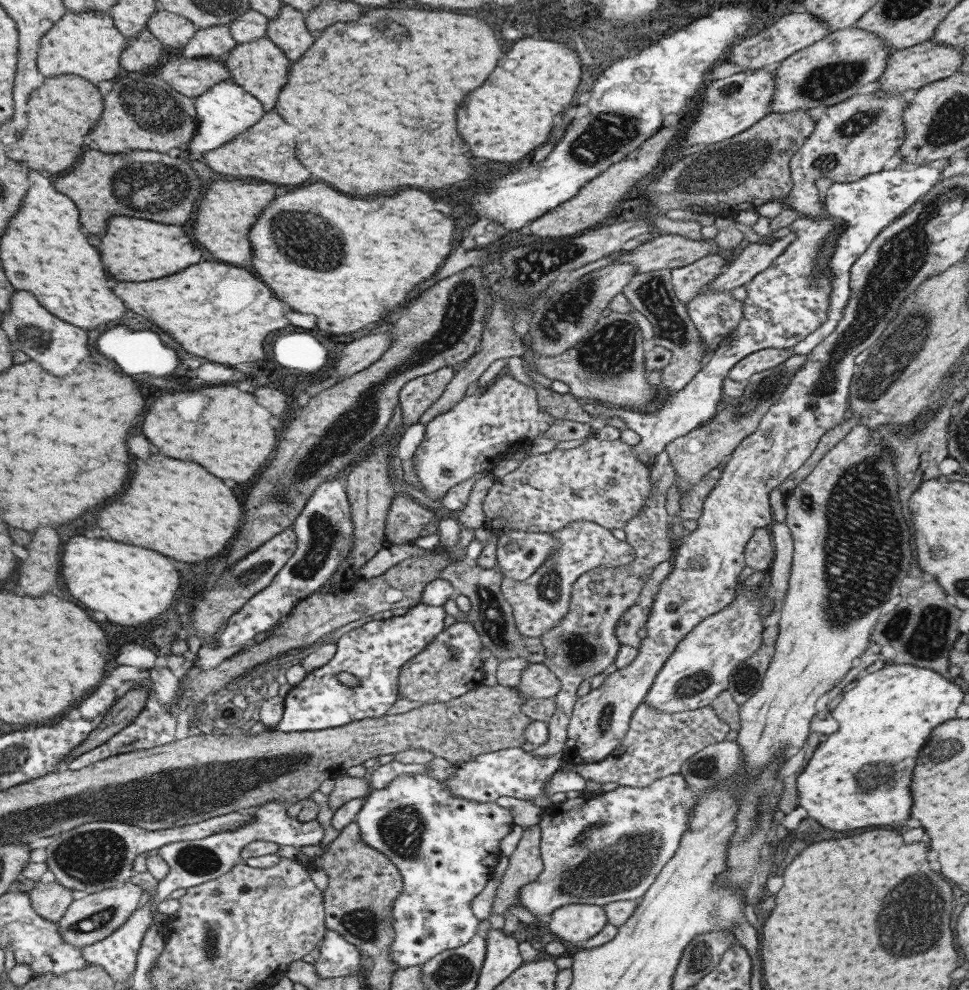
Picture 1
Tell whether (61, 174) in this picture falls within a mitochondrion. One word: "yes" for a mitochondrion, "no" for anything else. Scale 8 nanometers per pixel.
no

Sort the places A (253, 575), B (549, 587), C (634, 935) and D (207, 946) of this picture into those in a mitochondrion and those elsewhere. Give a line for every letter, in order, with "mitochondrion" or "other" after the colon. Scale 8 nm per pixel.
A: mitochondrion
B: mitochondrion
C: other
D: mitochondrion

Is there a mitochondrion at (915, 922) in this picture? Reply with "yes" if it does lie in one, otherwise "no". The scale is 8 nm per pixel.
yes

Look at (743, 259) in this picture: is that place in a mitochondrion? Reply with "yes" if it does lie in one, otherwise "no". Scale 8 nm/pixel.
no

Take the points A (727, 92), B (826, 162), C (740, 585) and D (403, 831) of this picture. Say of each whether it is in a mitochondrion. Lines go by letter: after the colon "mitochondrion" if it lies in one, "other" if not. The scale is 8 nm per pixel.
A: mitochondrion
B: mitochondrion
C: other
D: mitochondrion

